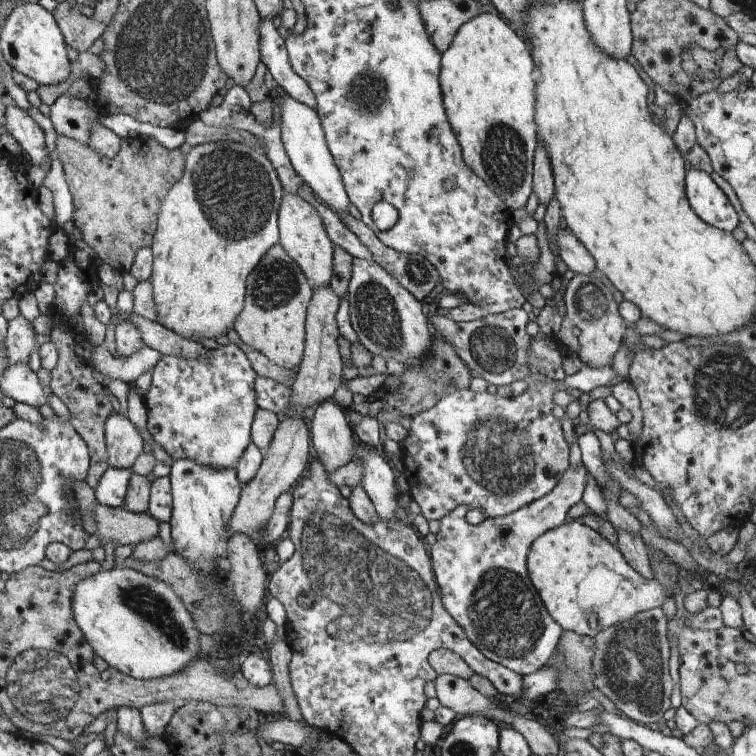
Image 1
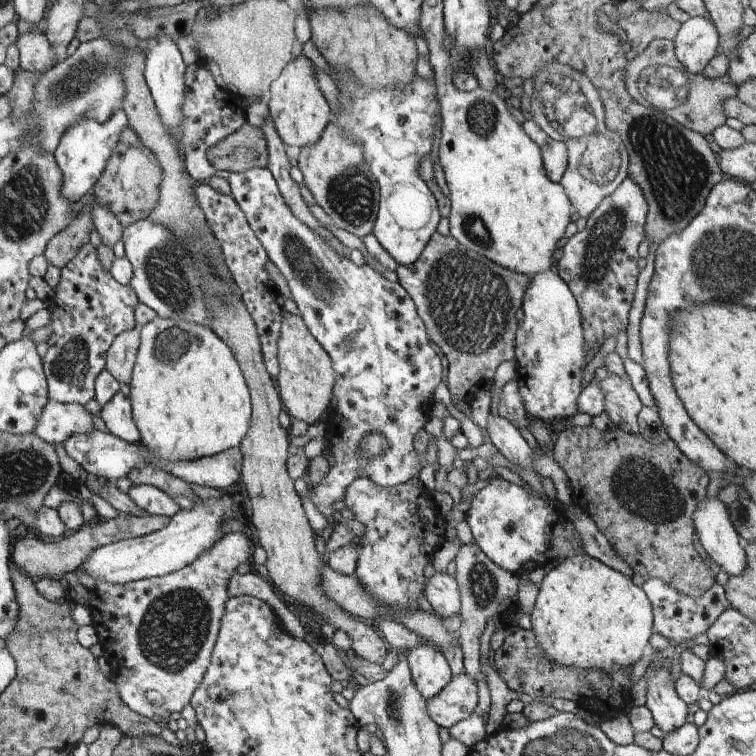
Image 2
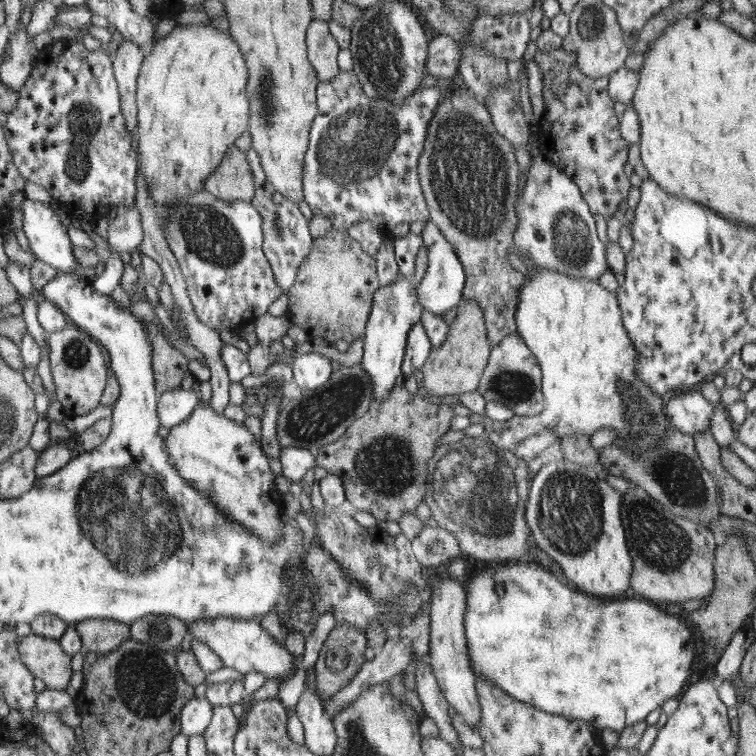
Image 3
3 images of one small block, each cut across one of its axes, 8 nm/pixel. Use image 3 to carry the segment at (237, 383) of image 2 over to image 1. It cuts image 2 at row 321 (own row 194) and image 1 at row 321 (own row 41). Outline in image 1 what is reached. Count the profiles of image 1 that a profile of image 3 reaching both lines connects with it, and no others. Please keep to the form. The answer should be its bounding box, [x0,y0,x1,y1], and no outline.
[151,141,282,339]

